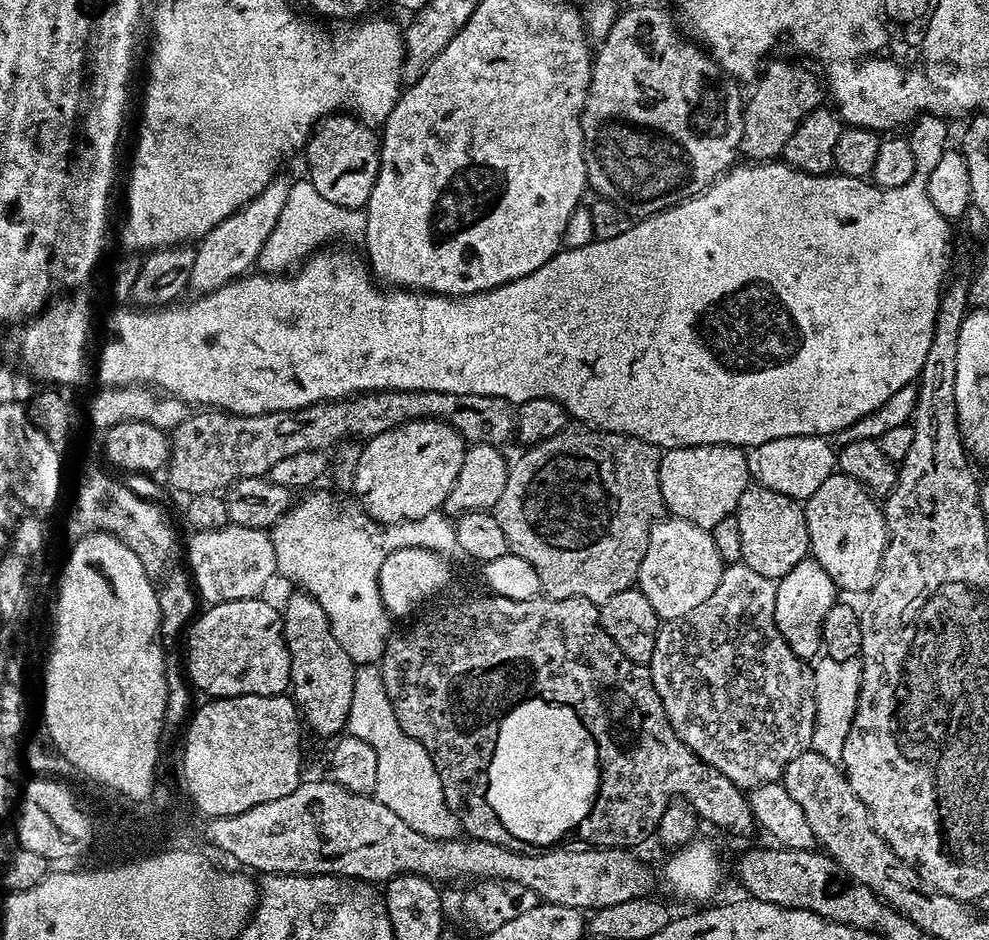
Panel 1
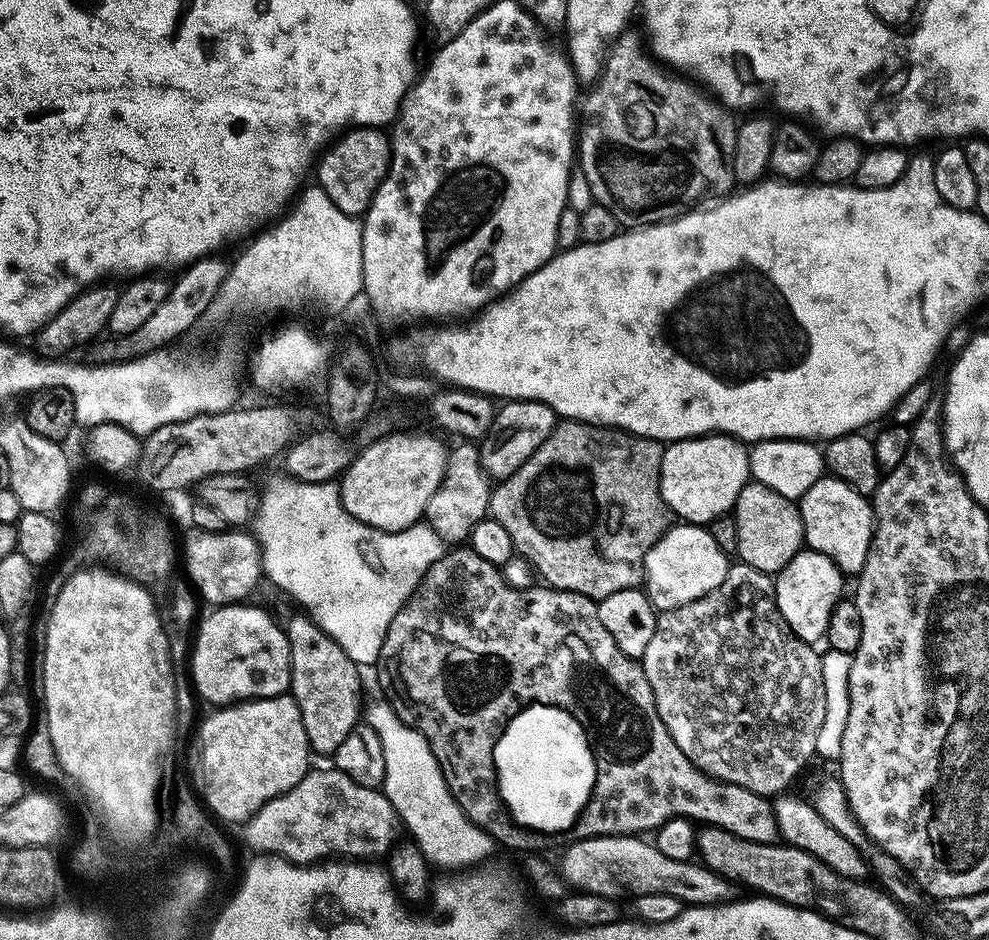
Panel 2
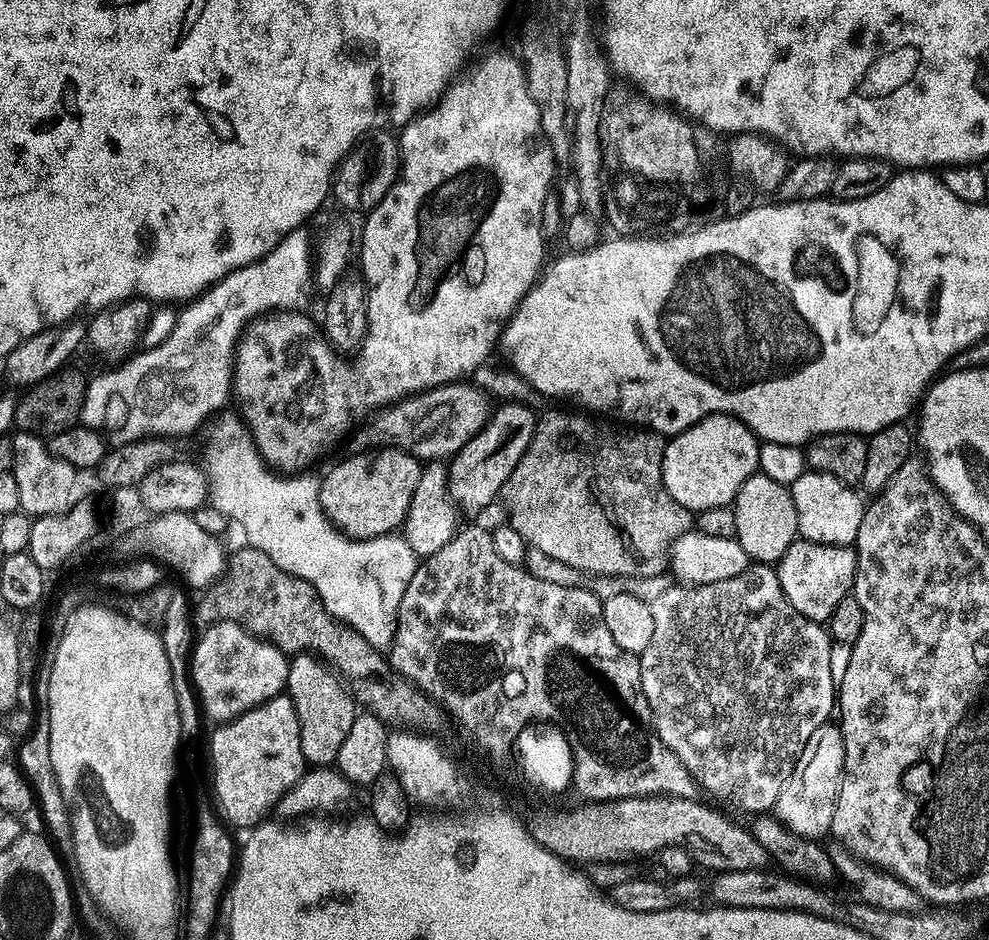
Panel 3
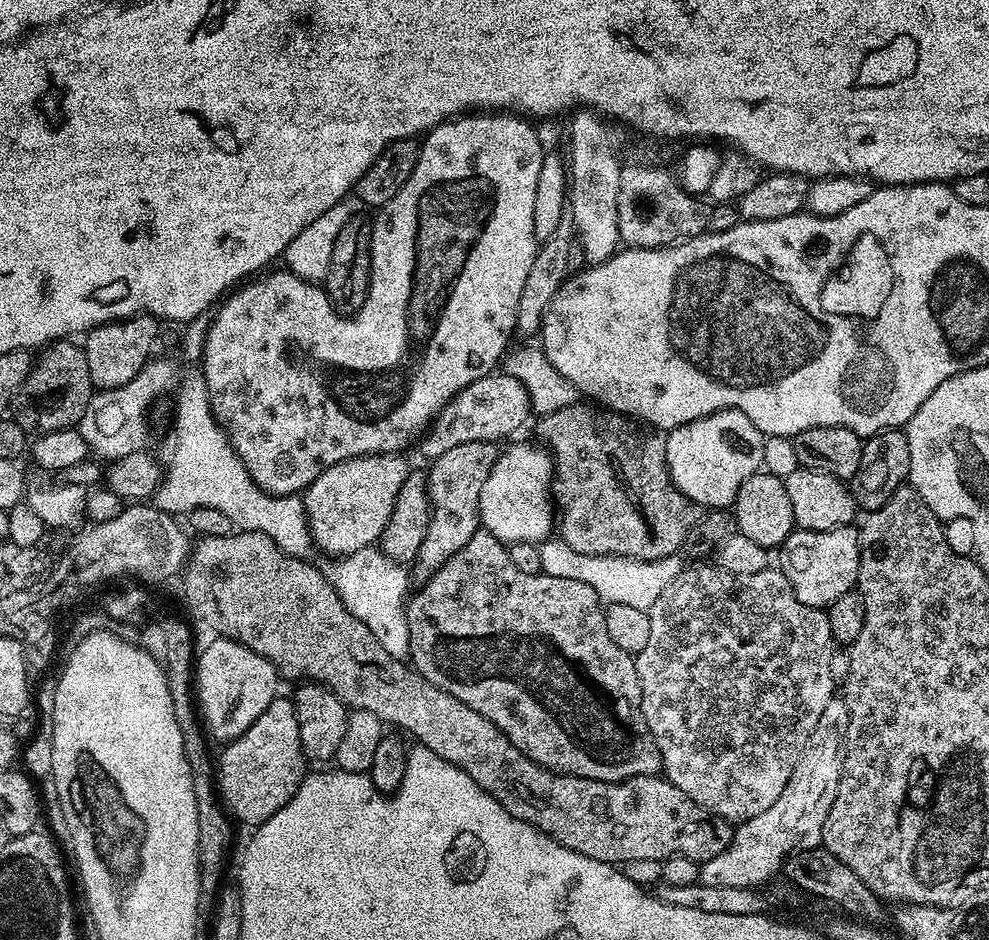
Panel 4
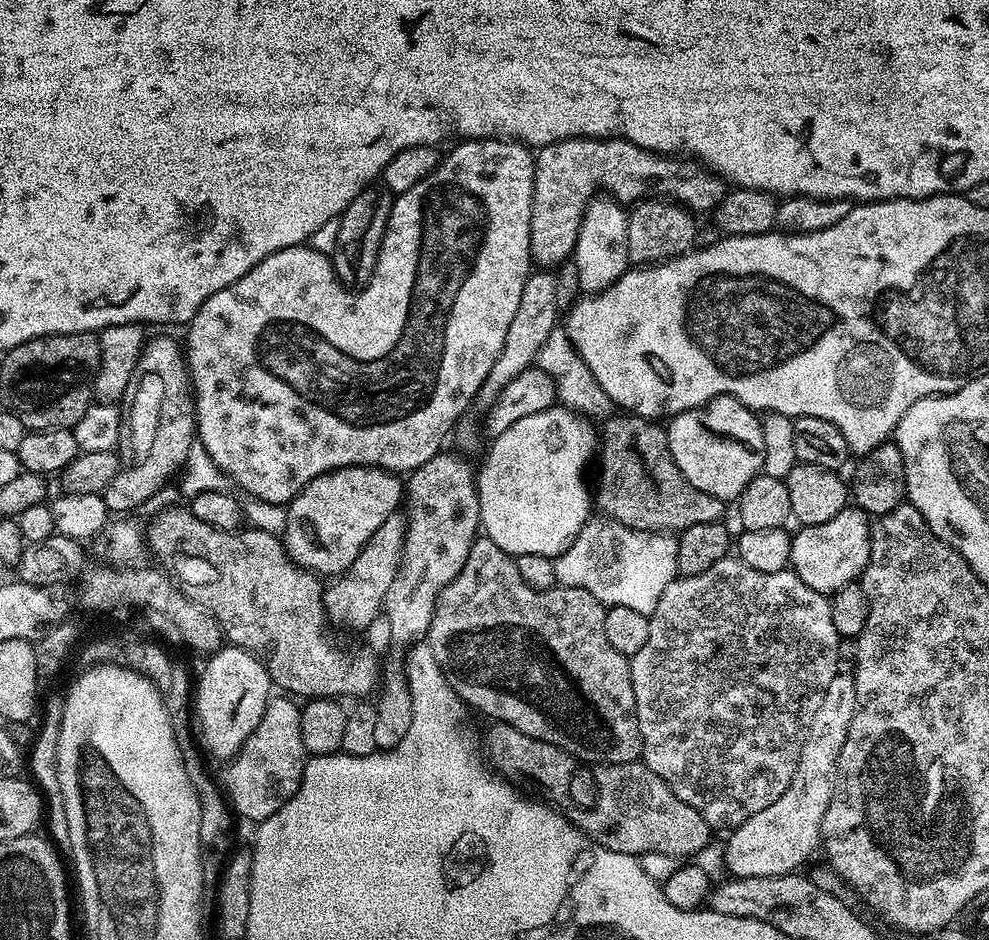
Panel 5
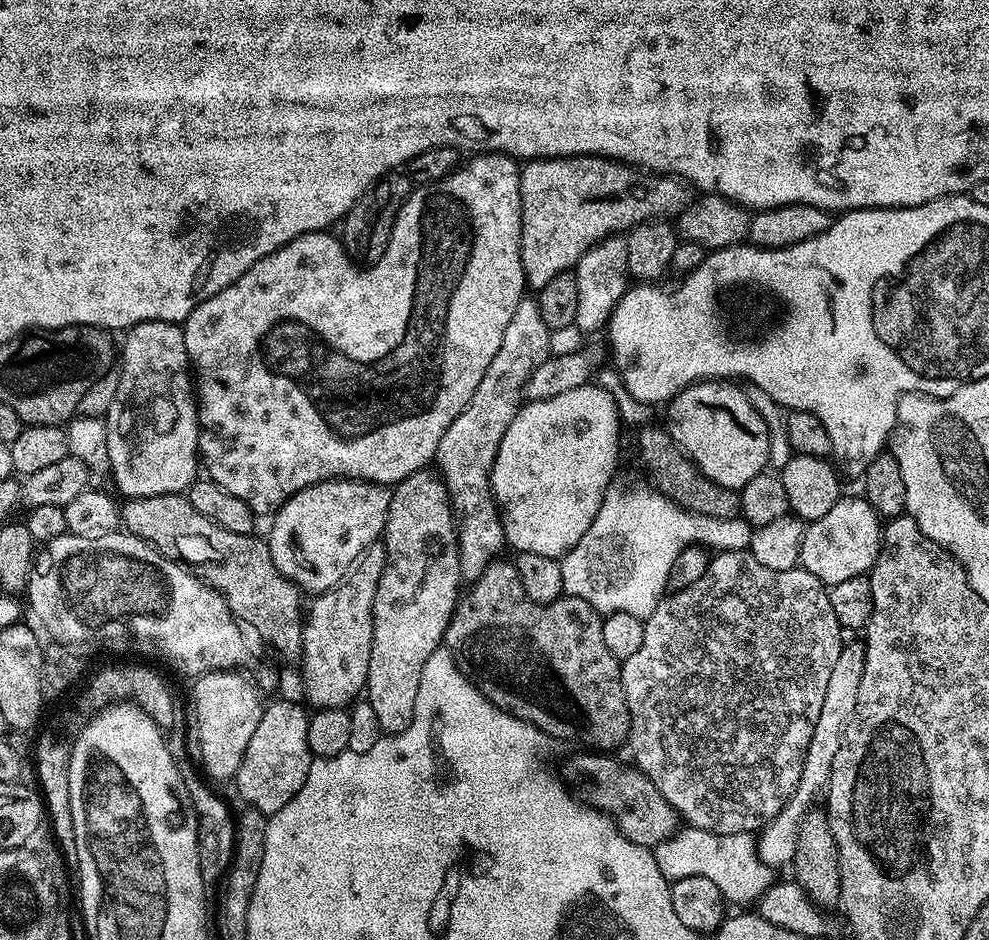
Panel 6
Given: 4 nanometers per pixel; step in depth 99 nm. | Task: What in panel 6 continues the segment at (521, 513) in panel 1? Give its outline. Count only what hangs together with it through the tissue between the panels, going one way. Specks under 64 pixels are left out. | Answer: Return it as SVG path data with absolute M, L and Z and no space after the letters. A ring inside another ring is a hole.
M644 426L639 429L640 460L652 475L651 483L661 495L669 497L686 512L696 512L710 518L734 518L740 516L740 493L735 488L718 486L700 473L699 468L680 451L672 436L663 427Z

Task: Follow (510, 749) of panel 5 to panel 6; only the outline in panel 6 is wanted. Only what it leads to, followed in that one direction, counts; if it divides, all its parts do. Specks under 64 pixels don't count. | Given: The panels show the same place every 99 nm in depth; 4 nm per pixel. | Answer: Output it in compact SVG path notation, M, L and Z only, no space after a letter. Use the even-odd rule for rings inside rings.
M580 750L577 756L565 762L562 779L588 807L597 808L599 812L617 821L620 833L630 838L630 842L654 849L678 831L682 824L680 816L674 806L670 806L670 802L658 794L658 786L654 786L646 774L642 774L631 763L623 764L612 756L615 755L601 754L596 750Z

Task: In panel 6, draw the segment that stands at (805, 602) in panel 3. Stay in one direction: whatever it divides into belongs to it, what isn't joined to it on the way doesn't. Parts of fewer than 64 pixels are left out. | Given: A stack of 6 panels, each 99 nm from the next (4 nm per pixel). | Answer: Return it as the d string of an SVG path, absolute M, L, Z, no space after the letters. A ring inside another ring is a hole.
M860 494L841 495L827 514L822 514L822 518L811 521L805 527L799 567L814 574L814 578L821 580L825 586L871 573L881 550L881 535L882 518L872 509L870 502Z

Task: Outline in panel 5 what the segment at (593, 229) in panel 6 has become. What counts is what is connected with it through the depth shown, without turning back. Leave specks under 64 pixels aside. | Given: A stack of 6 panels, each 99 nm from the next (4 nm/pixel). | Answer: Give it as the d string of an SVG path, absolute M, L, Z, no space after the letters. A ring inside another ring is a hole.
M619 138L559 140L539 149L535 157L530 250L533 261L540 266L559 266L571 257L584 210L601 190L624 206L649 198L667 198L693 214L711 213L726 195L725 181L707 167L692 162L679 164L679 159L647 152Z

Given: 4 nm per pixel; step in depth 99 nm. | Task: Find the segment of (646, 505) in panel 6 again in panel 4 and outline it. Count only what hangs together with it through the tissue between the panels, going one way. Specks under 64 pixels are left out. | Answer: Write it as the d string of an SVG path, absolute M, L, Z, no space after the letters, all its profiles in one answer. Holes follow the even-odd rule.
M548 538L539 545L540 557L542 558L541 573L546 576L557 576L558 578L574 578L574 582L586 582L599 594L601 601L608 604L621 604L622 606L638 606L645 610L651 608L652 603L662 594L670 582L674 582L676 575L682 571L681 557L679 555L667 556L661 560L636 560L633 556L606 556L603 554L582 554L565 544L559 538Z

